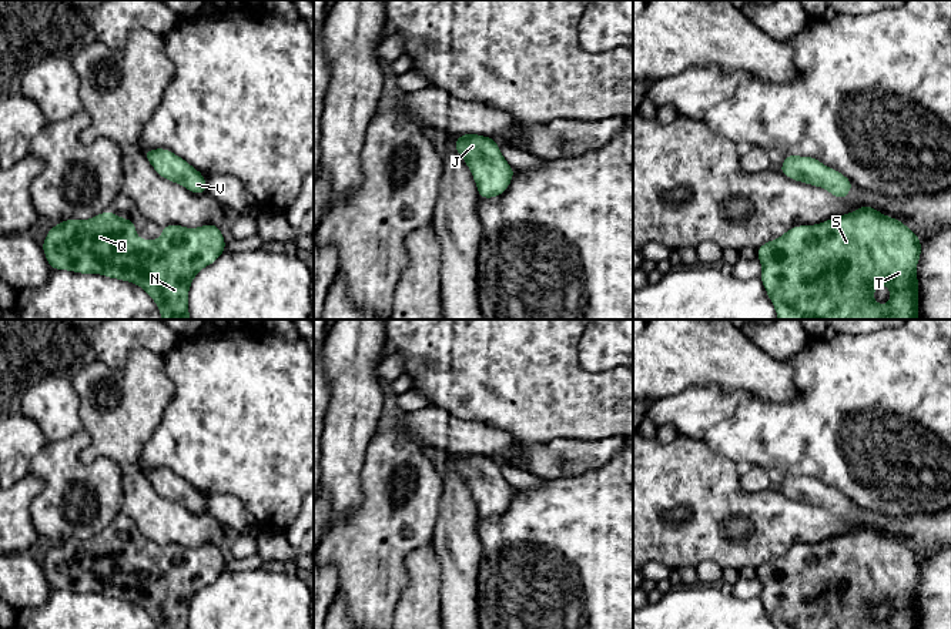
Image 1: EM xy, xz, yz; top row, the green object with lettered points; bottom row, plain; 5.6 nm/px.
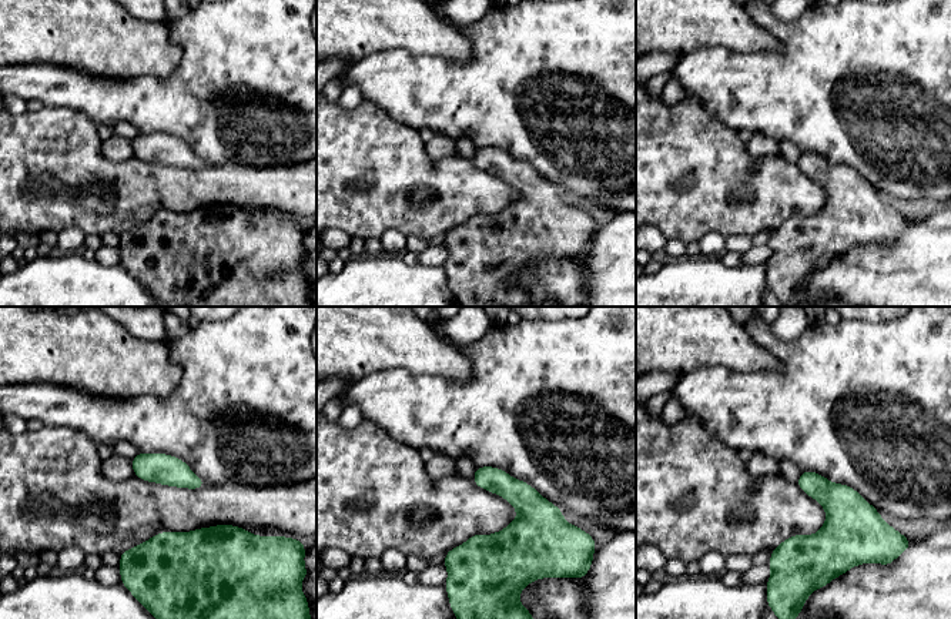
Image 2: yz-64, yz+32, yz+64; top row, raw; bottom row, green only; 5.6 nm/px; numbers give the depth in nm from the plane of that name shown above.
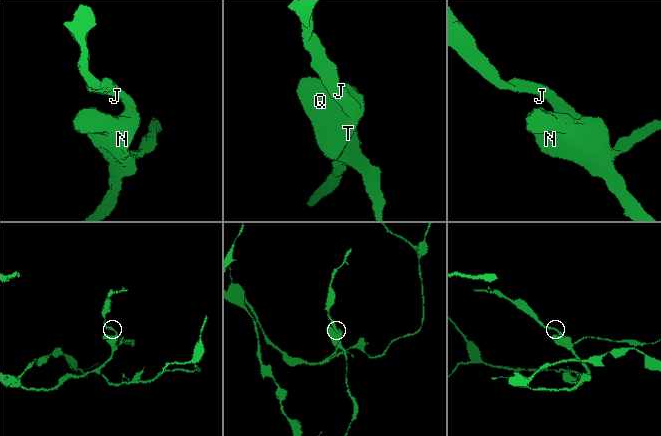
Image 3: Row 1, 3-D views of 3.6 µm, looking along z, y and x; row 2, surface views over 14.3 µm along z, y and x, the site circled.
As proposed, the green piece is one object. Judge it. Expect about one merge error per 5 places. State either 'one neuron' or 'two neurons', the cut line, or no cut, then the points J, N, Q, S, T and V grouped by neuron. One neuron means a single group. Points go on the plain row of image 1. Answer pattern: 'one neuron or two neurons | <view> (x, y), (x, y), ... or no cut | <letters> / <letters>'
one neuron | no cut | J N Q S T V

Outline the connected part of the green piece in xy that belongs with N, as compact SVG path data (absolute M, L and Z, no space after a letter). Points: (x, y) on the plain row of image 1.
M111 531L90 539L70 538L53 545L41 563L51 589L94 592L137 603L155 620L158 629L188 629L188 610L194 596L215 582L225 565L215 543L198 548L168 543L161 549L160 559L141 559L135 555L134 539L125 539Z

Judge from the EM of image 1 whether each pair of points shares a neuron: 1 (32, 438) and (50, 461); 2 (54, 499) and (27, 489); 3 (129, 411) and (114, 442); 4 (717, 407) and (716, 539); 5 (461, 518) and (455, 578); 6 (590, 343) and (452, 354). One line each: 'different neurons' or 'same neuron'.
1: different neurons
2: different neurons
3: same neuron
4: different neurons
5: same neuron
6: different neurons

